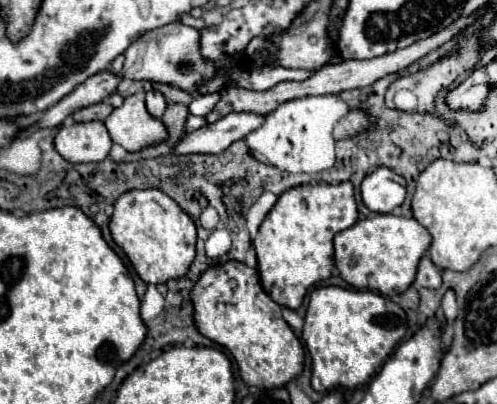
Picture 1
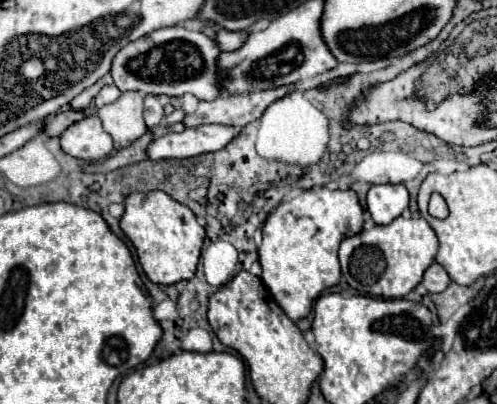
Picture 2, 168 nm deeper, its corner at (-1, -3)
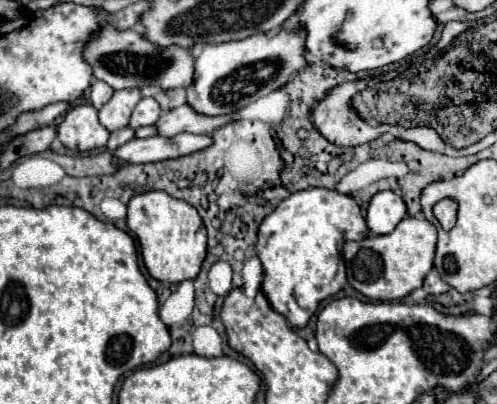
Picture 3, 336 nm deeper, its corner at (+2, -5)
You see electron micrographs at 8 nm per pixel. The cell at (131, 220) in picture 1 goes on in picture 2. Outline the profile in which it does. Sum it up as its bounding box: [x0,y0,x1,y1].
[121,191,205,285]

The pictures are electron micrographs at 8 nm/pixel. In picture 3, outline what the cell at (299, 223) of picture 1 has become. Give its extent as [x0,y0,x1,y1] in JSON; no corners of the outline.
[256,189,368,329]

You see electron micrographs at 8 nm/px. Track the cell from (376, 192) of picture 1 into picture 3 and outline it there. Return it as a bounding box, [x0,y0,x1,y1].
[366,191,406,235]

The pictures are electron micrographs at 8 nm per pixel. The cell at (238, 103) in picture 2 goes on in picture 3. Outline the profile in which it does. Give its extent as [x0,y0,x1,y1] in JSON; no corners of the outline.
[154,105,232,137]

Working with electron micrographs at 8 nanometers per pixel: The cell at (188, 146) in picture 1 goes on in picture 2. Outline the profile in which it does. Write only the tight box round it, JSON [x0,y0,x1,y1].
[149,125,239,159]

